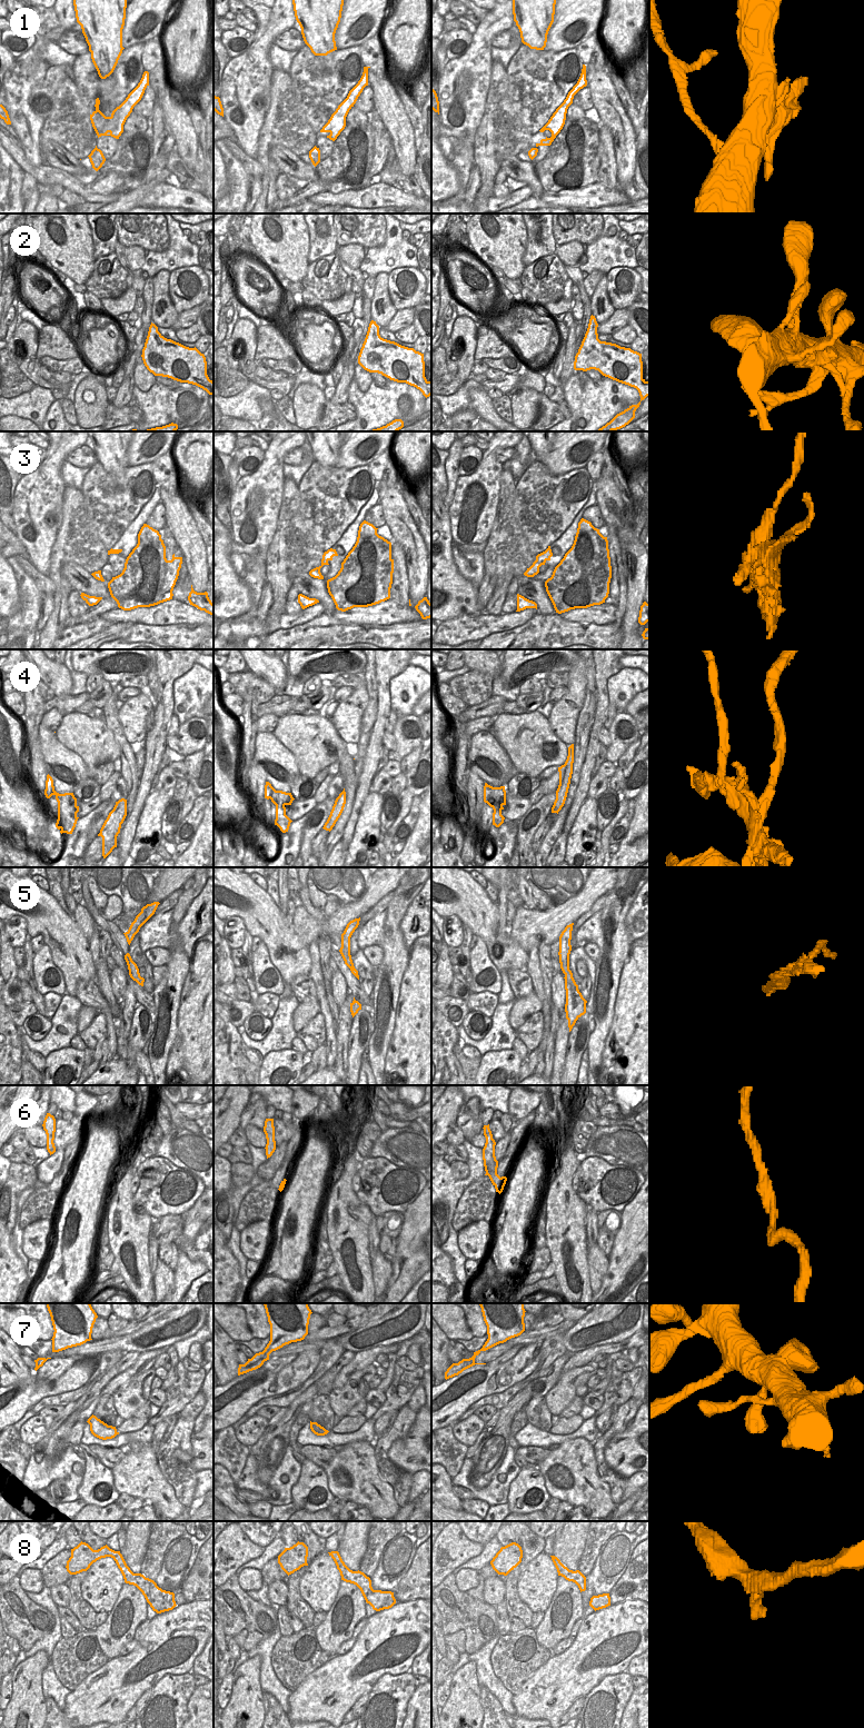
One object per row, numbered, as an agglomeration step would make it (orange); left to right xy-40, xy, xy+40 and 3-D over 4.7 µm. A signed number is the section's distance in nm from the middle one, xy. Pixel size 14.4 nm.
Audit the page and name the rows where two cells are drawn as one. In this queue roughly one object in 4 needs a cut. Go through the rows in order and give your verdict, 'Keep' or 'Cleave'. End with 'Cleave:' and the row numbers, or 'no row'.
1: Keep
2: Keep
3: Cleave
4: Cleave
5: Cleave
6: Keep
7: Cleave
8: Keep
Cleave: 3, 4, 5, 7.

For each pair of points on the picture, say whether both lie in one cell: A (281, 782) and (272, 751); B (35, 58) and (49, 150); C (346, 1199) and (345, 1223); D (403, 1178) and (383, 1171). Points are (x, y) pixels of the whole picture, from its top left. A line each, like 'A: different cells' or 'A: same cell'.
A: same cell
B: different cells
C: same cell
D: same cell

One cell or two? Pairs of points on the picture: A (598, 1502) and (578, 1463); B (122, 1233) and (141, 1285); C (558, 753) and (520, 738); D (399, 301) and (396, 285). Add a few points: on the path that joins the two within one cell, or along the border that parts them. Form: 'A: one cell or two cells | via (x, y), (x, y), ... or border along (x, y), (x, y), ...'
A: one cell | via (589, 1492), (578, 1478), (578, 1473)
B: one cell | via (133, 1247), (138, 1272)
C: one cell | via (549, 754), (544, 753), (529, 742)
D: one cell | via (399, 297), (399, 289)

